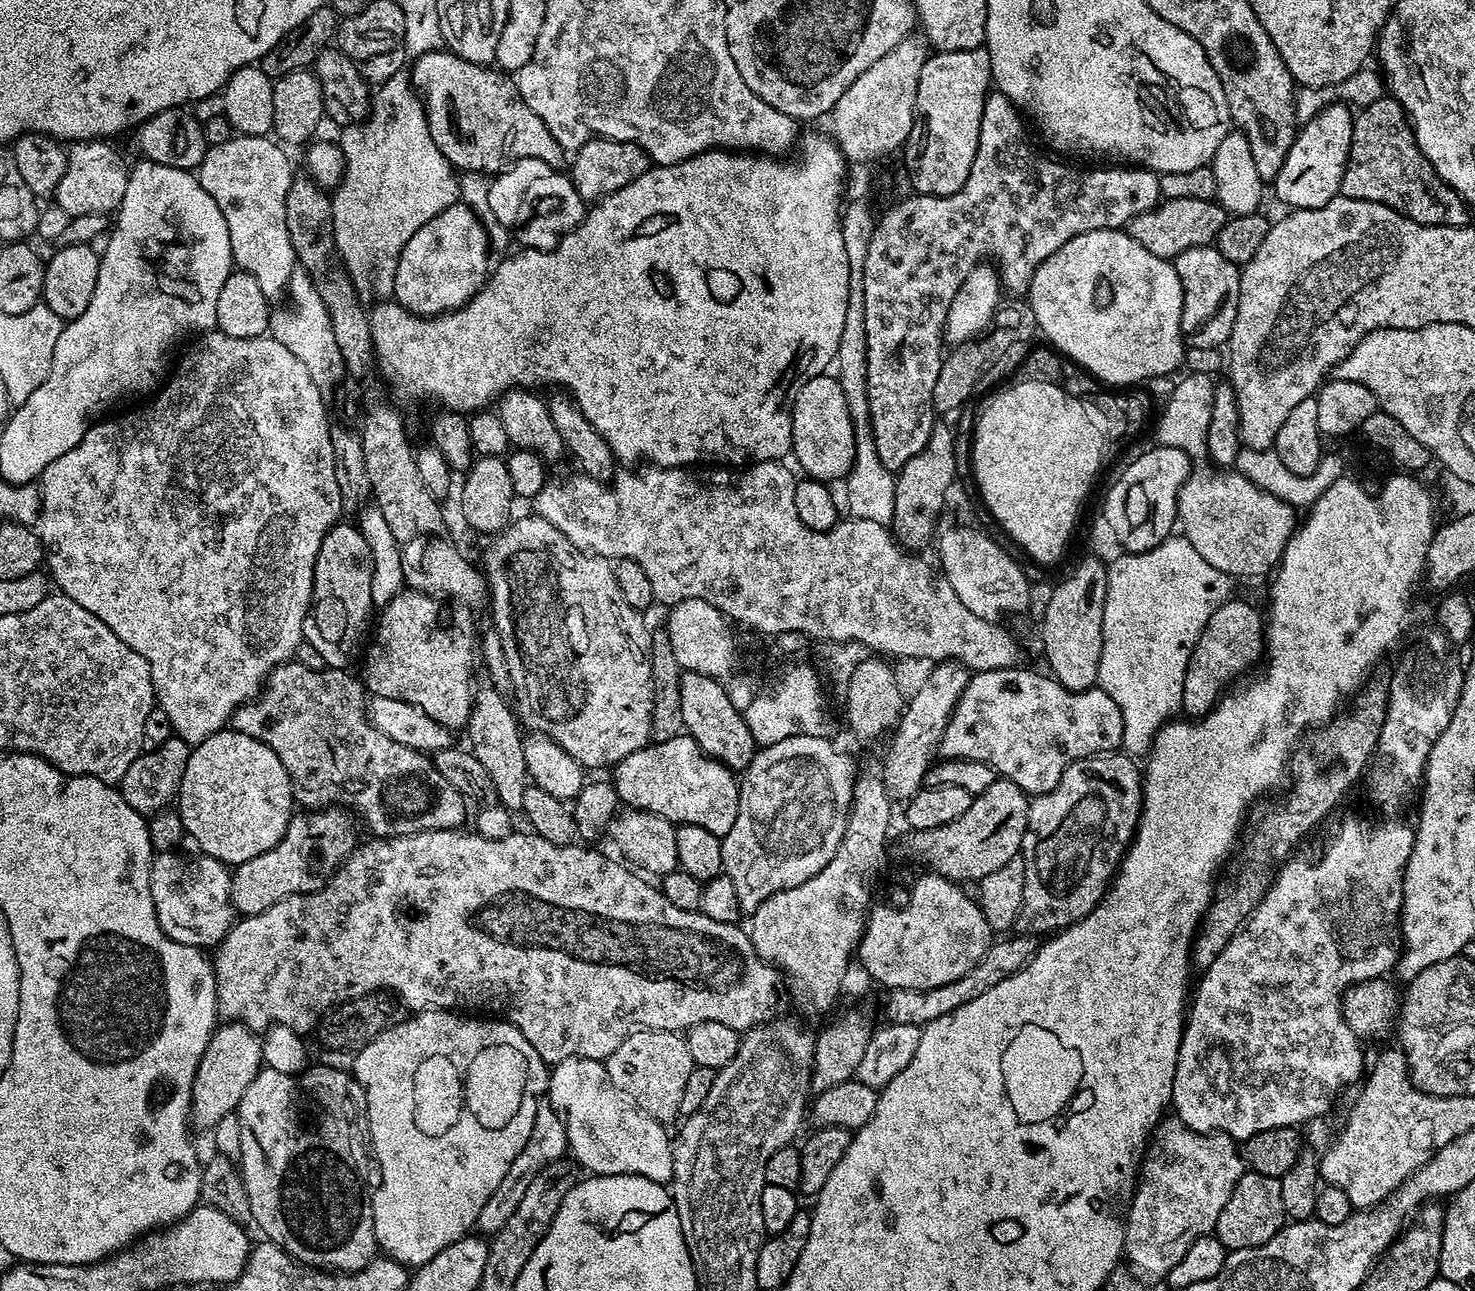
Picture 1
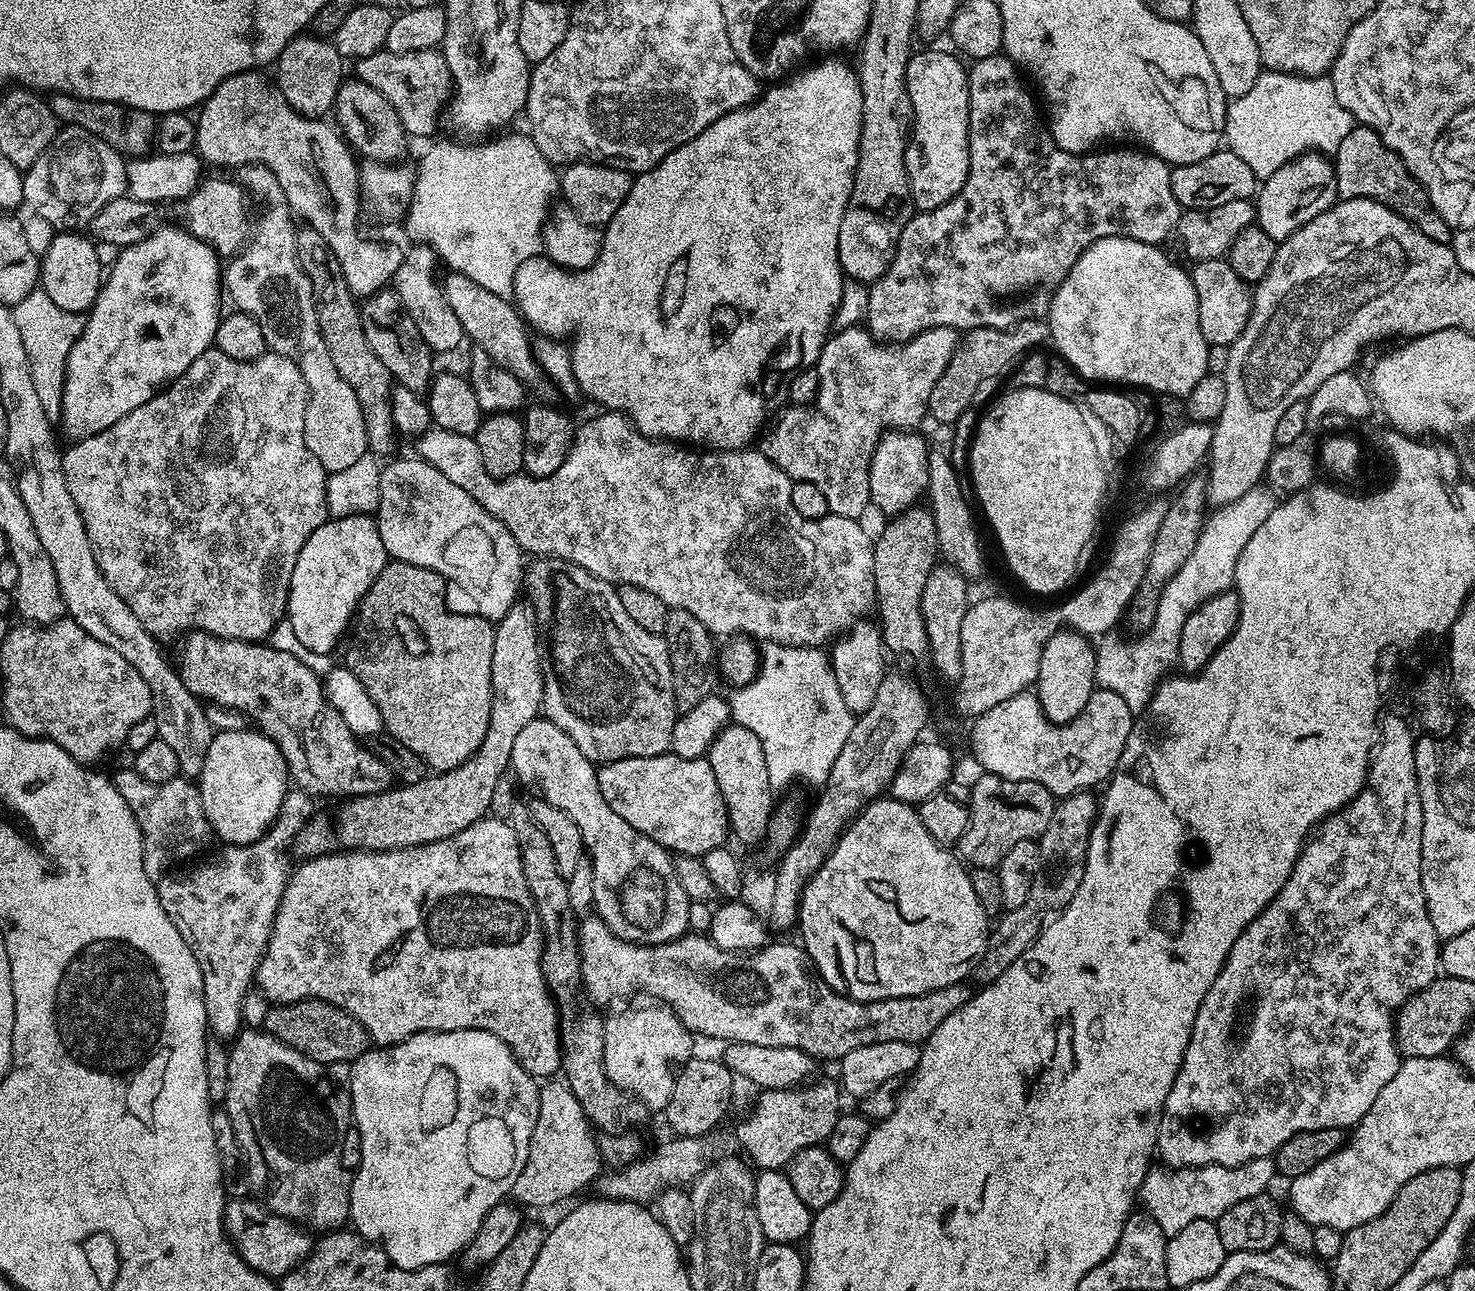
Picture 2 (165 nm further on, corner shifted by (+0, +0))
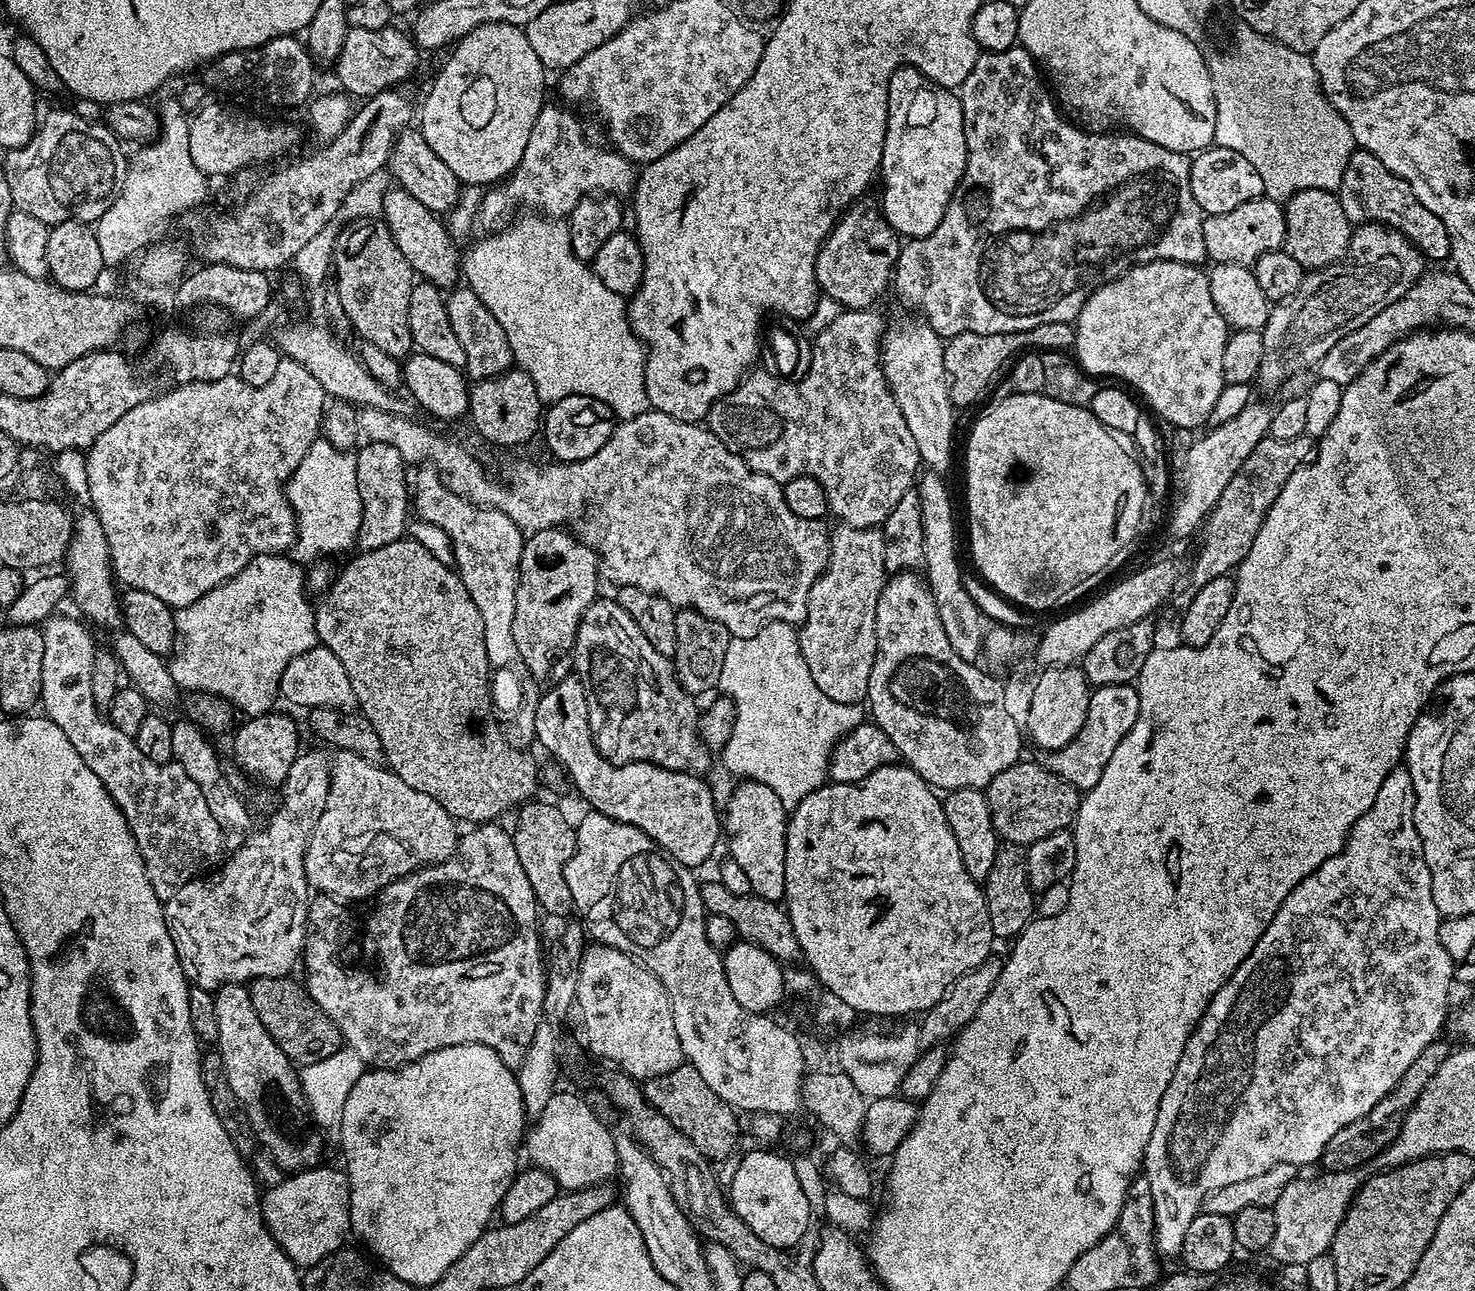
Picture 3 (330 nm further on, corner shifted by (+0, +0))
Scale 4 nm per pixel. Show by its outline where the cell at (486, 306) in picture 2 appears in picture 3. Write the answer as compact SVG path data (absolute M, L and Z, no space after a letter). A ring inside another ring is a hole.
M392 186L385 194L382 219L388 225L398 250L402 250L406 262L410 262L413 273L421 281L441 290L457 287L462 256L459 251L456 253L456 240L437 213L426 210L426 206L422 206L422 202L418 202L418 198L411 196L405 188Z

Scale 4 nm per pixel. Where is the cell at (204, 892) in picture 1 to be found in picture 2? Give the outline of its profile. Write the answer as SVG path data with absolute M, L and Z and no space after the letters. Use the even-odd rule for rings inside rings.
M288 791L280 807L280 815L260 840L249 844L224 844L209 858L208 864L193 863L191 866L180 866L155 881L156 893L162 902L162 910L166 910L170 922L178 926L178 934L182 942L190 946L202 970L206 1018L209 1029L217 1037L235 1037L245 1023L243 1022L244 999L248 996L248 987L250 989L253 987L256 967L260 965L260 960L264 956L274 926L276 911L284 893L284 887L288 884L290 863L288 864L287 858L284 857L284 848L285 852L291 849L296 835L313 817L312 800L313 797L307 792Z

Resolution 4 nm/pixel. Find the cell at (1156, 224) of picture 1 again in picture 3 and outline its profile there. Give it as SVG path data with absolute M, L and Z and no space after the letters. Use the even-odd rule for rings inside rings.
M1262 195L1226 214L1205 216L1202 222L1202 242L1206 244L1206 257L1212 264L1255 264L1262 254L1283 249L1286 234L1284 204Z

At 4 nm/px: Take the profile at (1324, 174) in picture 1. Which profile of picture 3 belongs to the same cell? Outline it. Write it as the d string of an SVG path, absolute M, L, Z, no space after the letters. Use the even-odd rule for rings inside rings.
M1302 190L1286 201L1284 217L1286 234L1283 251L1288 252L1290 258L1295 258L1305 270L1338 264L1348 252L1354 226L1346 218L1346 210L1342 210L1342 202L1336 192Z

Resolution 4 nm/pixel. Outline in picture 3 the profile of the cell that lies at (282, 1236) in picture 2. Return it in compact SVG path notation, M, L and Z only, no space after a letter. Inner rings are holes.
M317 1166L304 1172L285 1175L277 1184L271 1185L263 1193L260 1201L262 1218L278 1246L294 1261L301 1270L313 1268L322 1258L332 1256L338 1249L345 1247L347 1236L352 1232L350 1218L350 1186L347 1171Z

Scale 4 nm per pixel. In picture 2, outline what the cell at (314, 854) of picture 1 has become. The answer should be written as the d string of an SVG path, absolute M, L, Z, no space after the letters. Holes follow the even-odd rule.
M527 602L513 604L502 619L495 621L494 658L490 658L490 686L492 687L490 722L486 726L486 738L482 738L478 750L469 760L462 762L462 766L454 770L425 774L413 784L400 784L387 788L384 792L374 792L371 796L351 797L347 802L342 803L344 805L340 808L340 817L336 820L336 832L326 817L317 815L301 828L292 842L291 851L297 852L300 858L326 856L337 847L336 836L340 839L339 847L344 850L388 852L391 848L417 848L420 844L450 838L458 834L458 830L466 830L466 826L485 819L491 809L494 786L512 763L514 738L518 738L518 730L522 730L526 722L537 719L542 712L545 669L540 668L539 635L541 636L541 633L536 623L536 612Z

